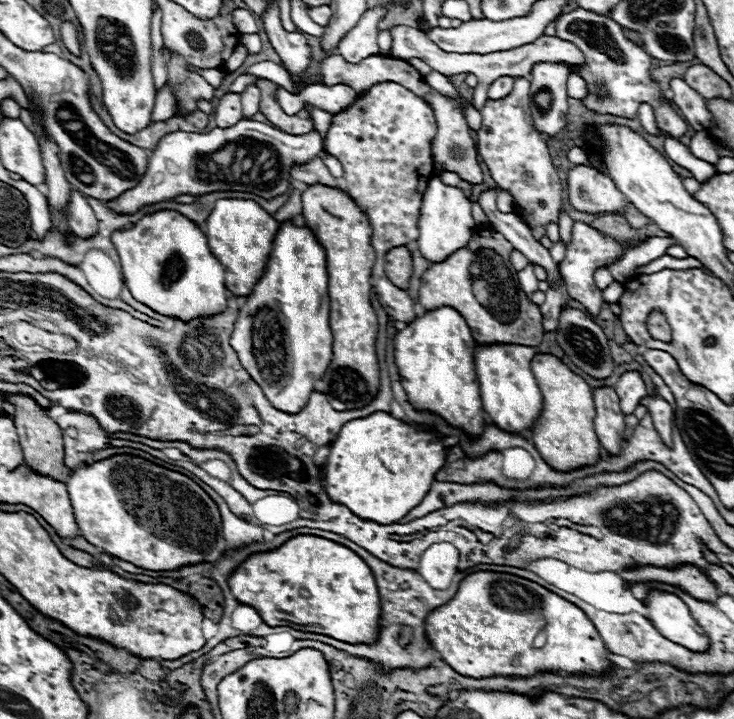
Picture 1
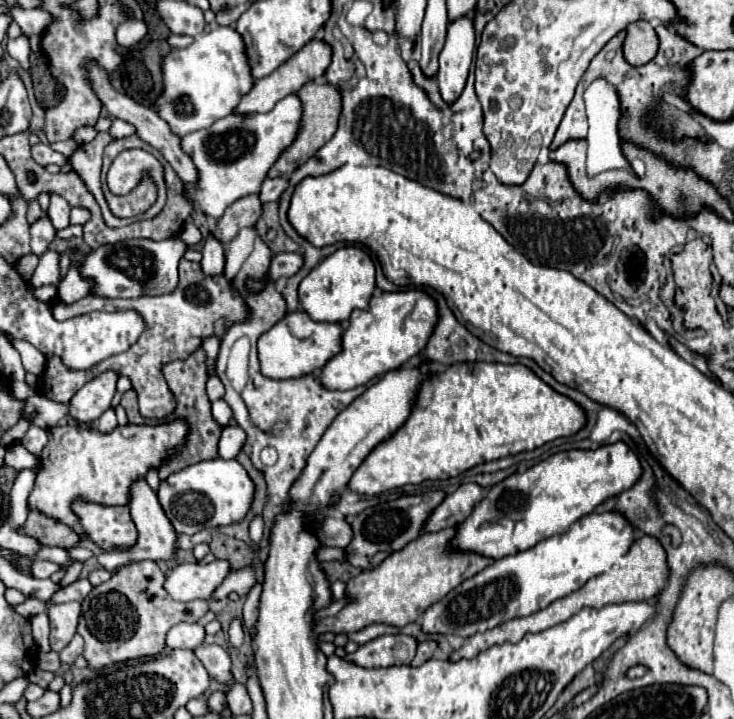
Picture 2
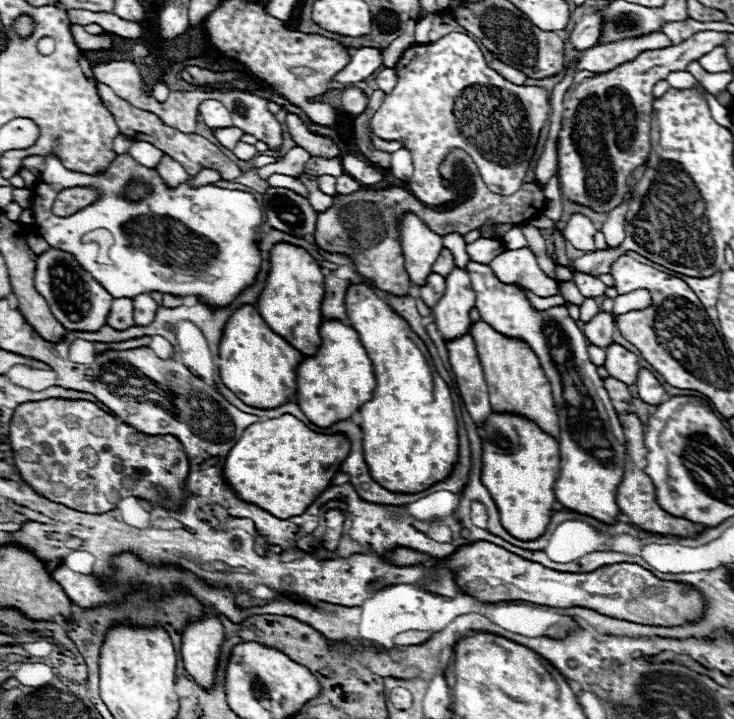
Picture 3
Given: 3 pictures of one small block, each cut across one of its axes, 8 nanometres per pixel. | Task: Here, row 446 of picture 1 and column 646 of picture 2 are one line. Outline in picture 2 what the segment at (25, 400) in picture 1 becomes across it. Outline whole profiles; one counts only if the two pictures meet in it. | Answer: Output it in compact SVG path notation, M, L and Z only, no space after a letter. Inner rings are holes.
M646 20L628 24L622 52L624 52L626 62L632 66L648 64L658 52L658 36L656 36L652 24Z

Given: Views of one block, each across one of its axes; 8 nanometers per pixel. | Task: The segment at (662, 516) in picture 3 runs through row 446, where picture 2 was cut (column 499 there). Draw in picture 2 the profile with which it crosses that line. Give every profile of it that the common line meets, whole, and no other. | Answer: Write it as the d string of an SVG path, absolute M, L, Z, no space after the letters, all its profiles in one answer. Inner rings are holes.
M642 536L640 540L636 540L630 550L604 574L600 576L594 576L590 578L580 590L552 602L548 608L536 612L536 614L530 614L530 616L524 616L524 618L514 618L514 620L508 620L492 630L486 630L486 632L476 632L474 636L466 638L462 648L452 652L450 654L450 662L458 662L462 658L474 658L478 656L480 652L496 646L496 644L504 644L504 642L520 642L526 634L530 632L542 632L542 630L548 630L564 620L568 620L570 616L574 616L576 612L580 612L582 608L586 606L592 606L592 608L602 608L606 604L622 604L622 602L640 602L640 600L650 600L650 598L656 598L658 592L666 586L666 576L668 576L668 568L666 568L666 552L662 548L662 544L652 538L652 536Z

